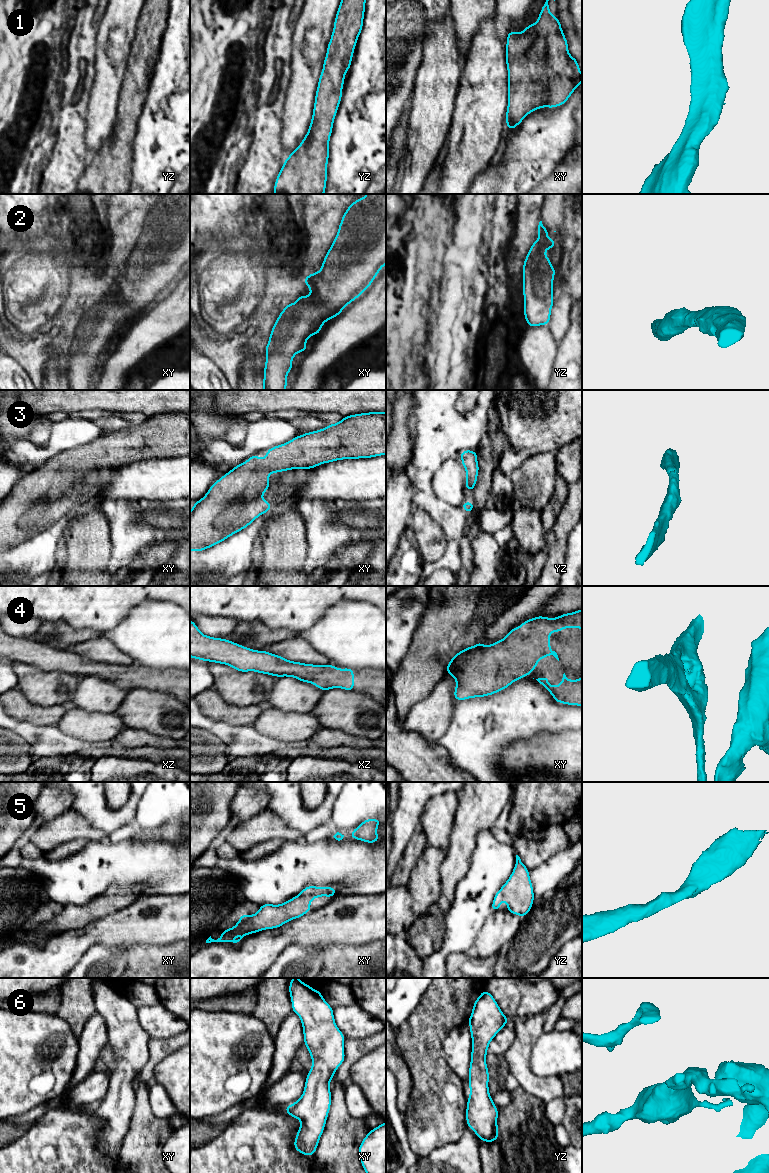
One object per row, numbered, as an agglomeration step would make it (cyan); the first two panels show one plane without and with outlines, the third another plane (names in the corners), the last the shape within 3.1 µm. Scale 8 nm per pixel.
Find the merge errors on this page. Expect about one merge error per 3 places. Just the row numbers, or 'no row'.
no row

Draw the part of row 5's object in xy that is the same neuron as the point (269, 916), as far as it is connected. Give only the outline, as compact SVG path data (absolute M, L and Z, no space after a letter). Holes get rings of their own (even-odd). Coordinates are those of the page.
M306 886L299 895L282 904L262 904L254 915L241 914L234 927L222 930L222 934L217 940L210 936L206 943L237 943L248 934L281 927L283 924L309 913L311 911L310 902L314 898L321 896L331 898L336 892L334 887Z

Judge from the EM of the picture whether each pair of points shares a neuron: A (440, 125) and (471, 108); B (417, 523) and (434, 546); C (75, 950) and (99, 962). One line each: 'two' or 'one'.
A: two
B: one
C: two

